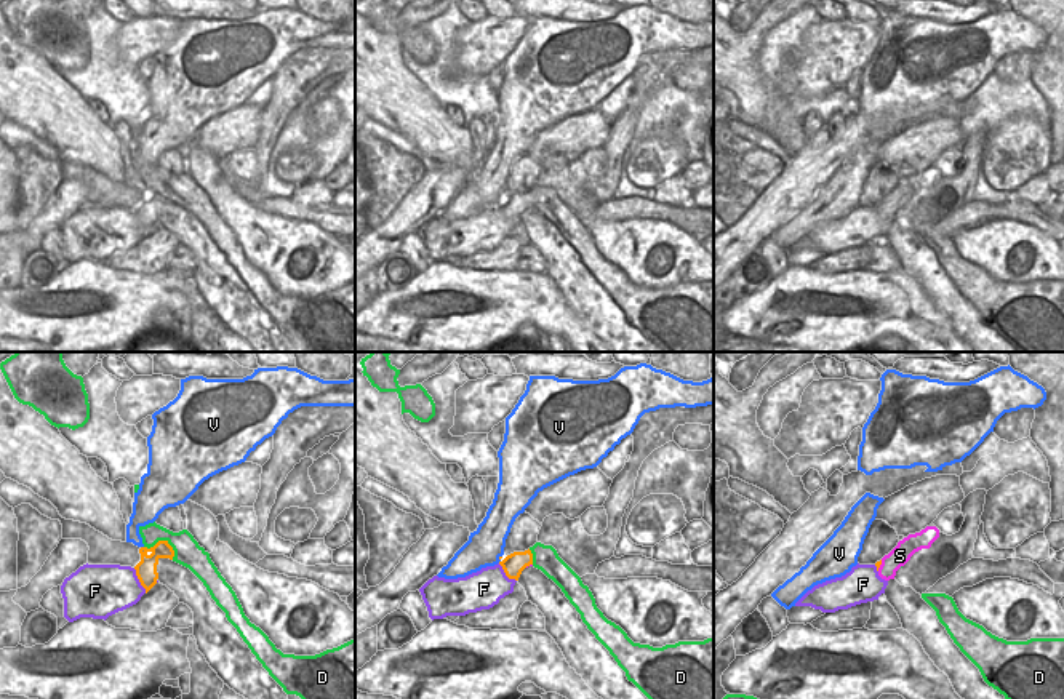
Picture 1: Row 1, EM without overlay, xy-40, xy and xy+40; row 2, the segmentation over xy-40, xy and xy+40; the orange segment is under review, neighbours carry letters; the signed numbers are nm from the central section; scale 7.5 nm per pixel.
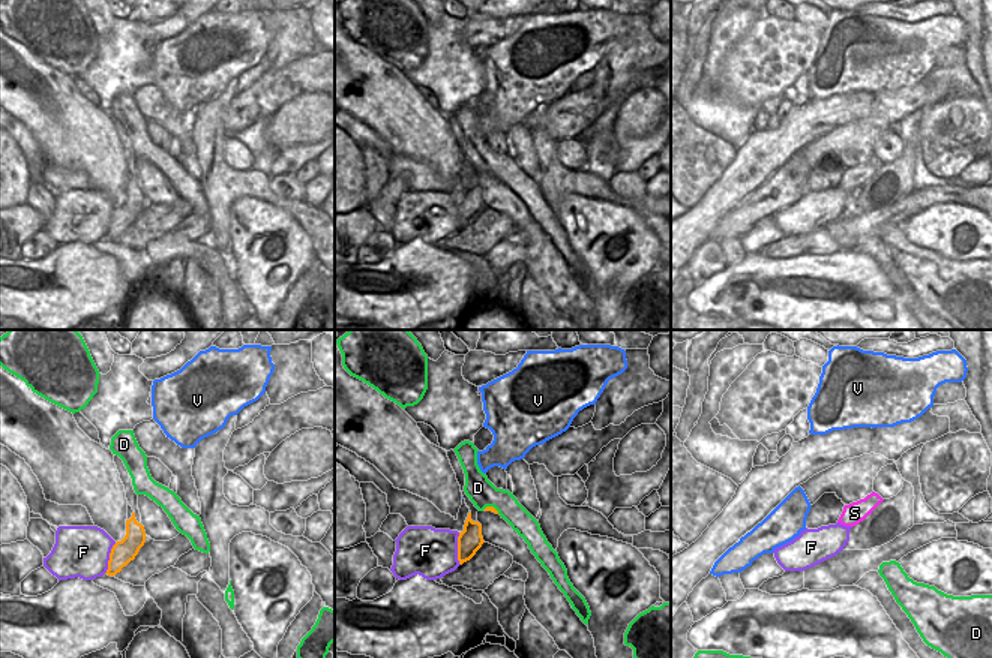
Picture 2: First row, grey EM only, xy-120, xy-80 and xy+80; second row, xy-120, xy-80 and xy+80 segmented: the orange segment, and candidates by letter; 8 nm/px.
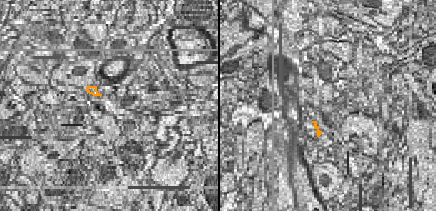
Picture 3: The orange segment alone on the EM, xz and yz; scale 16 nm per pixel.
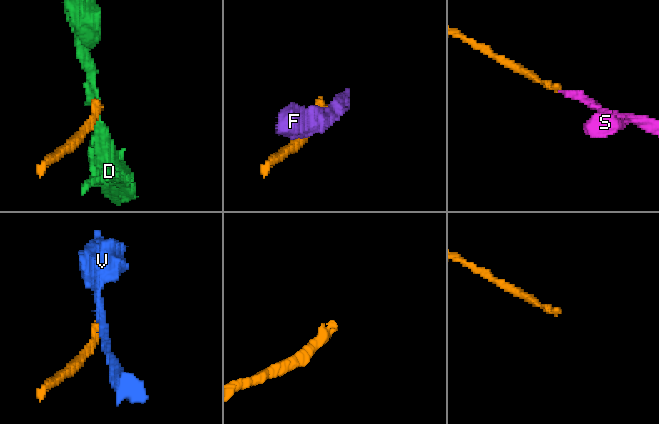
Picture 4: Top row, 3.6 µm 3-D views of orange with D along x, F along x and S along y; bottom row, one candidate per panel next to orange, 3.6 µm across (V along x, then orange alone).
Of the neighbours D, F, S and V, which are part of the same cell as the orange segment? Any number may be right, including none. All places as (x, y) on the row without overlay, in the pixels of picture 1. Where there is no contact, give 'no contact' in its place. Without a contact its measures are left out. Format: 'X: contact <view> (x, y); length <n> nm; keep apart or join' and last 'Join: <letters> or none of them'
D: contact xy-40 (162, 183); length 260 nm; keep apart
F: contact xy-40 (140, 223); length 220 nm; keep apart
S: contact xy+40 (880, 205); length 90 nm; join
V: contact xy (500, 200); length 70 nm; keep apart
Join: S

